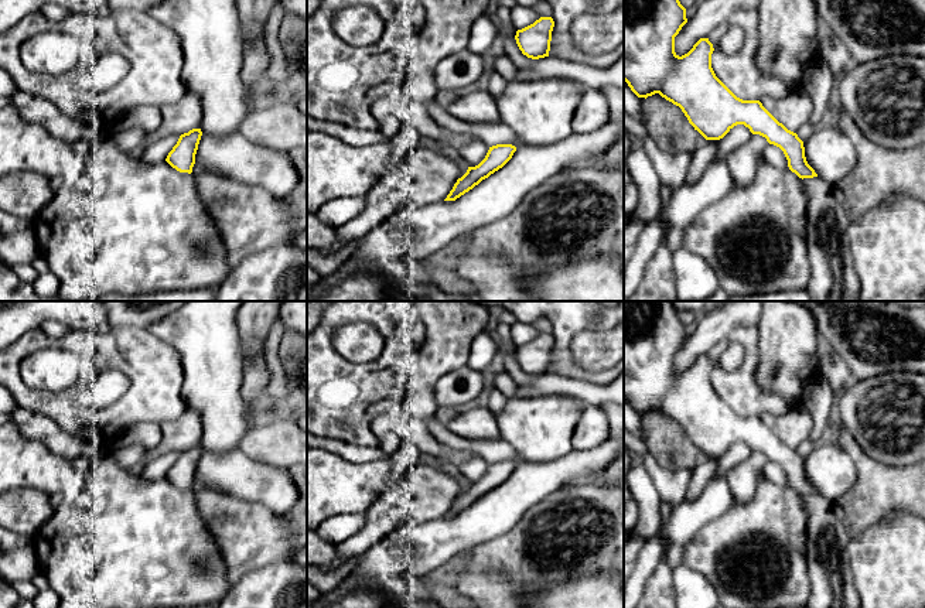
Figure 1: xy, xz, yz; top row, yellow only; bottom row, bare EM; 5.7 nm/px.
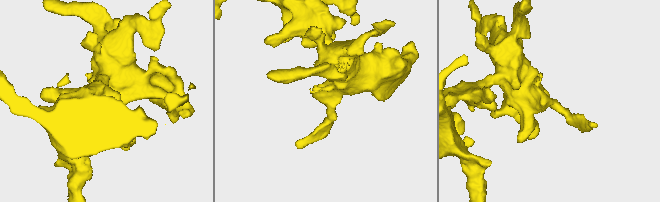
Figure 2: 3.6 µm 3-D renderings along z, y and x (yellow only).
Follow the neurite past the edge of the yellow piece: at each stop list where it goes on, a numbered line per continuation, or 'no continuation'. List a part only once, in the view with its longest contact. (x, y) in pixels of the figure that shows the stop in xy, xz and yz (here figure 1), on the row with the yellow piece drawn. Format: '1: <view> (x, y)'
no continuation

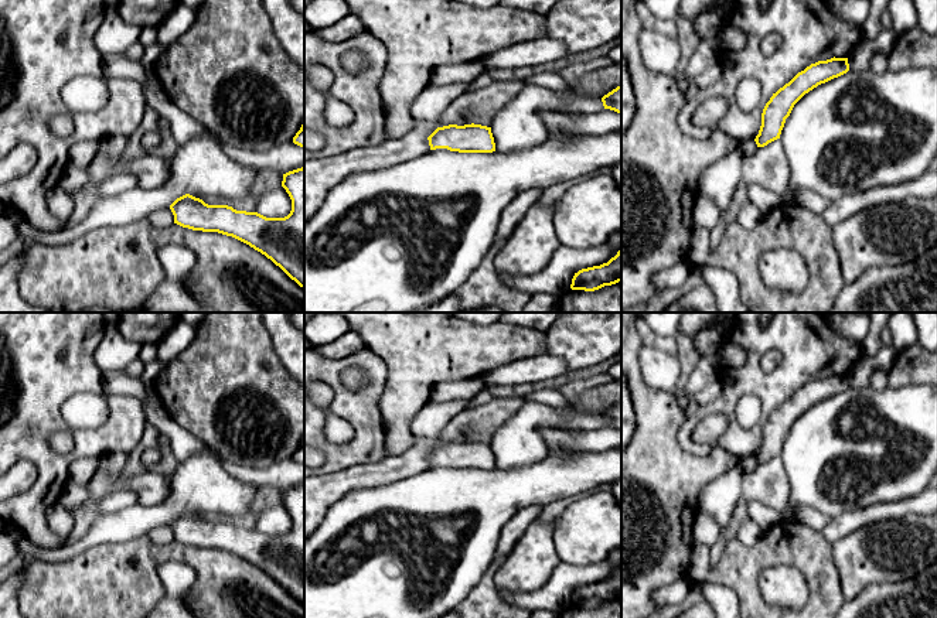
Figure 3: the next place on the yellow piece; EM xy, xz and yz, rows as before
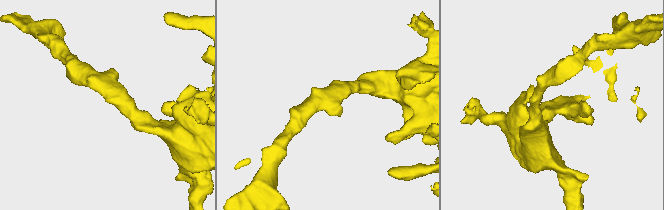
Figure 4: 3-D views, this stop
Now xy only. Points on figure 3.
no continuation

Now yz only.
no continuation

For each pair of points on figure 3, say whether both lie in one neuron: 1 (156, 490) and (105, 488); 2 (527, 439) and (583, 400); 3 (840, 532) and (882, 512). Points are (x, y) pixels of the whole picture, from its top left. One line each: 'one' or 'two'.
1: one
2: two
3: one

